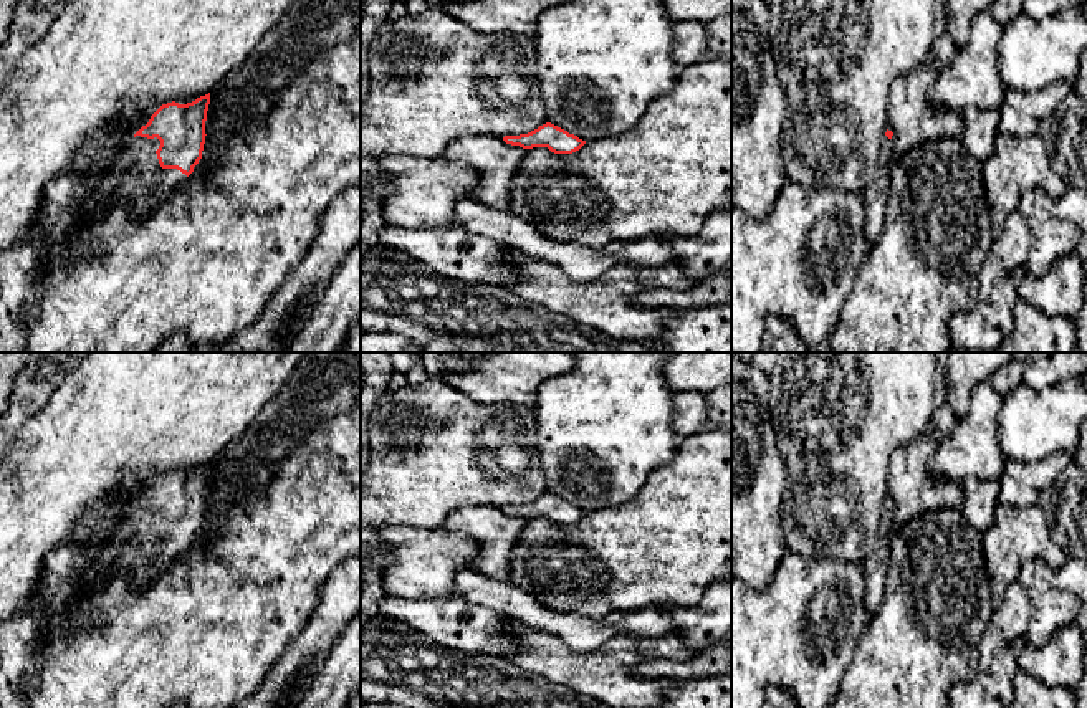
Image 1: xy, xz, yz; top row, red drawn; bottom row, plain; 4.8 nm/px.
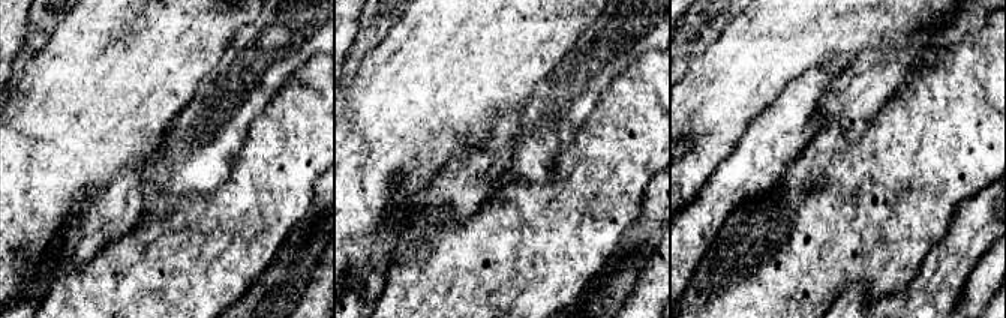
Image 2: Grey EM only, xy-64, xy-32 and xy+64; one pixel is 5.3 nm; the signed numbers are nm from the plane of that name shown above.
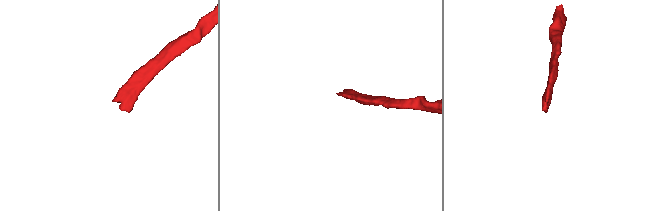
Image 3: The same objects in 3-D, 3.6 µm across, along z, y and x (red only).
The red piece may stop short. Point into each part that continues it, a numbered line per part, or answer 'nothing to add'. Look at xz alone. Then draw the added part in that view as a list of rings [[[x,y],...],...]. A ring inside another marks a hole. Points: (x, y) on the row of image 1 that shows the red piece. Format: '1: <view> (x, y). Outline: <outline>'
nothing to add

